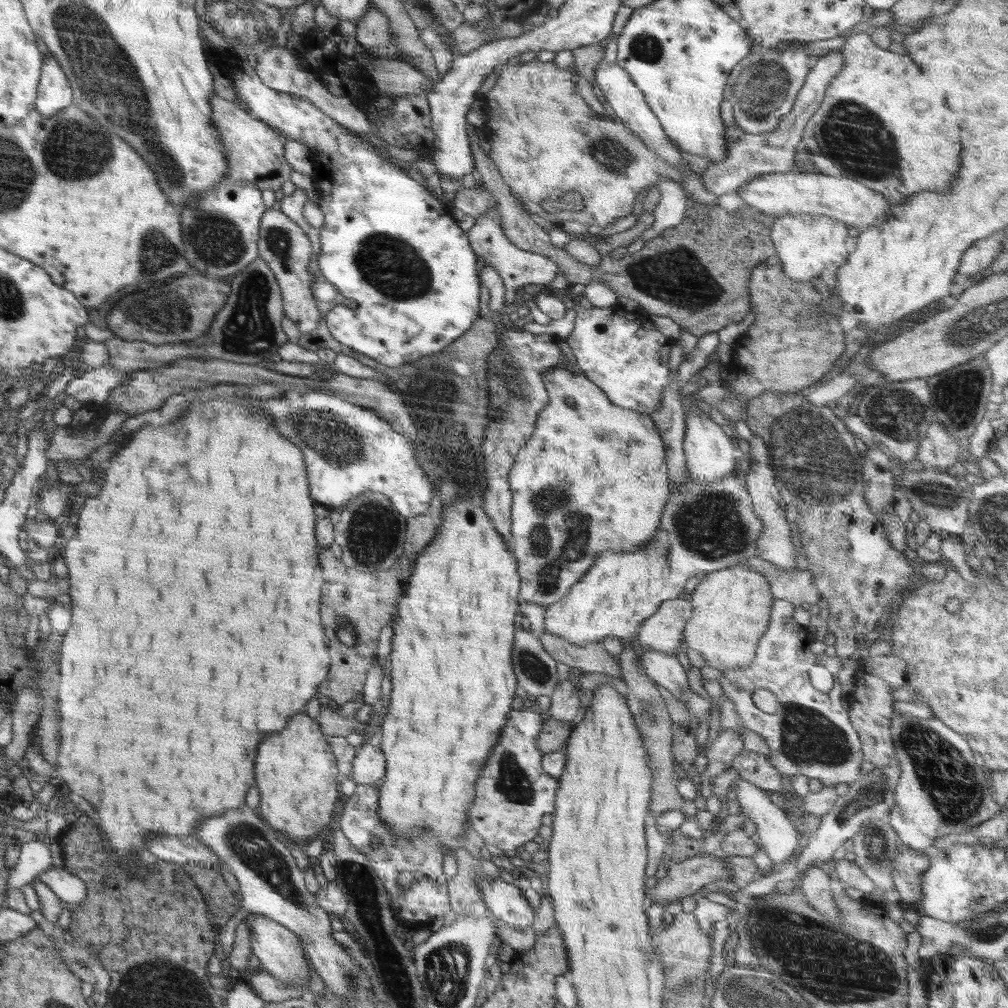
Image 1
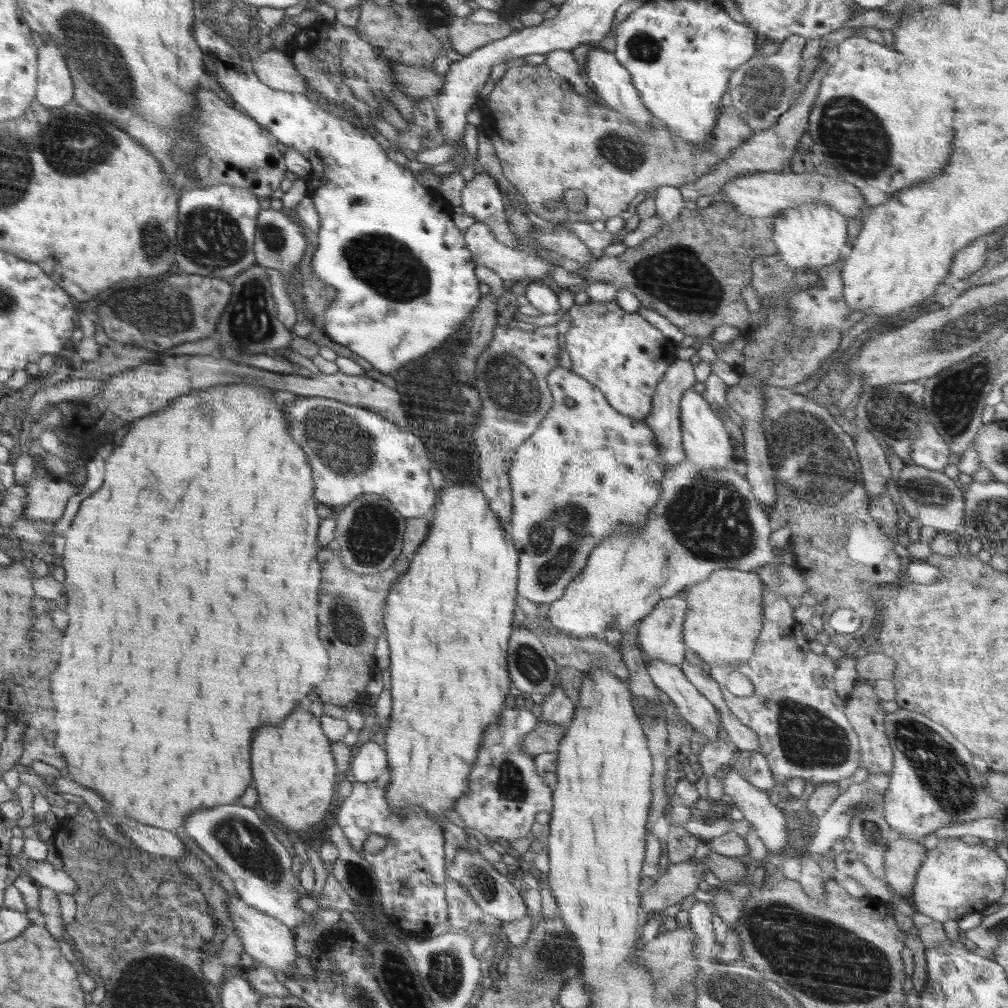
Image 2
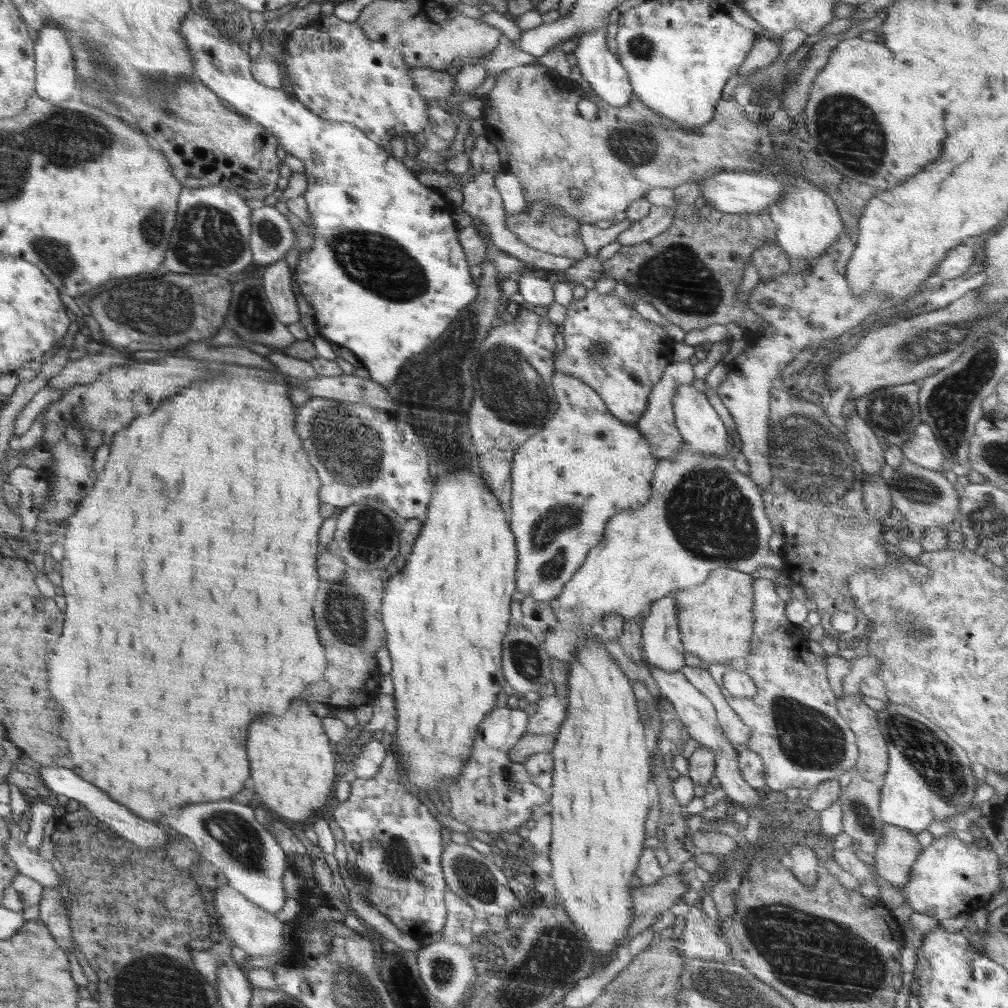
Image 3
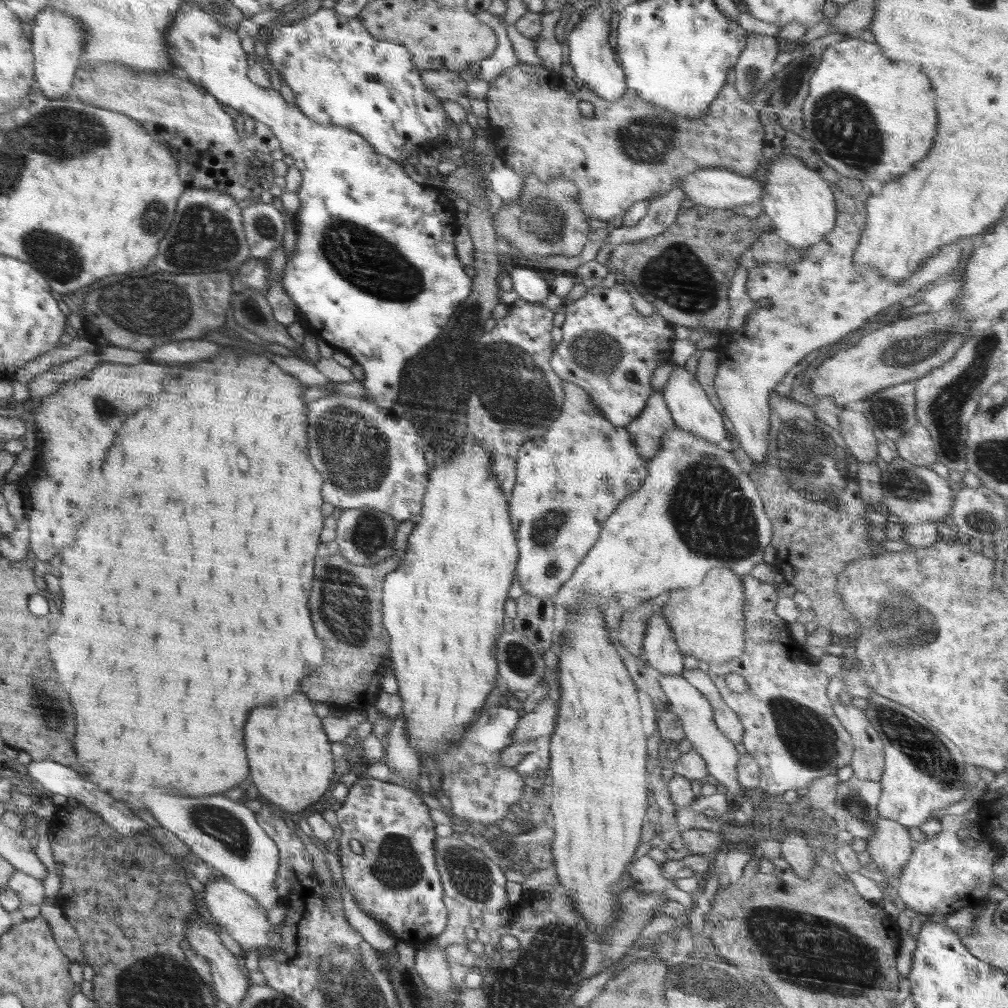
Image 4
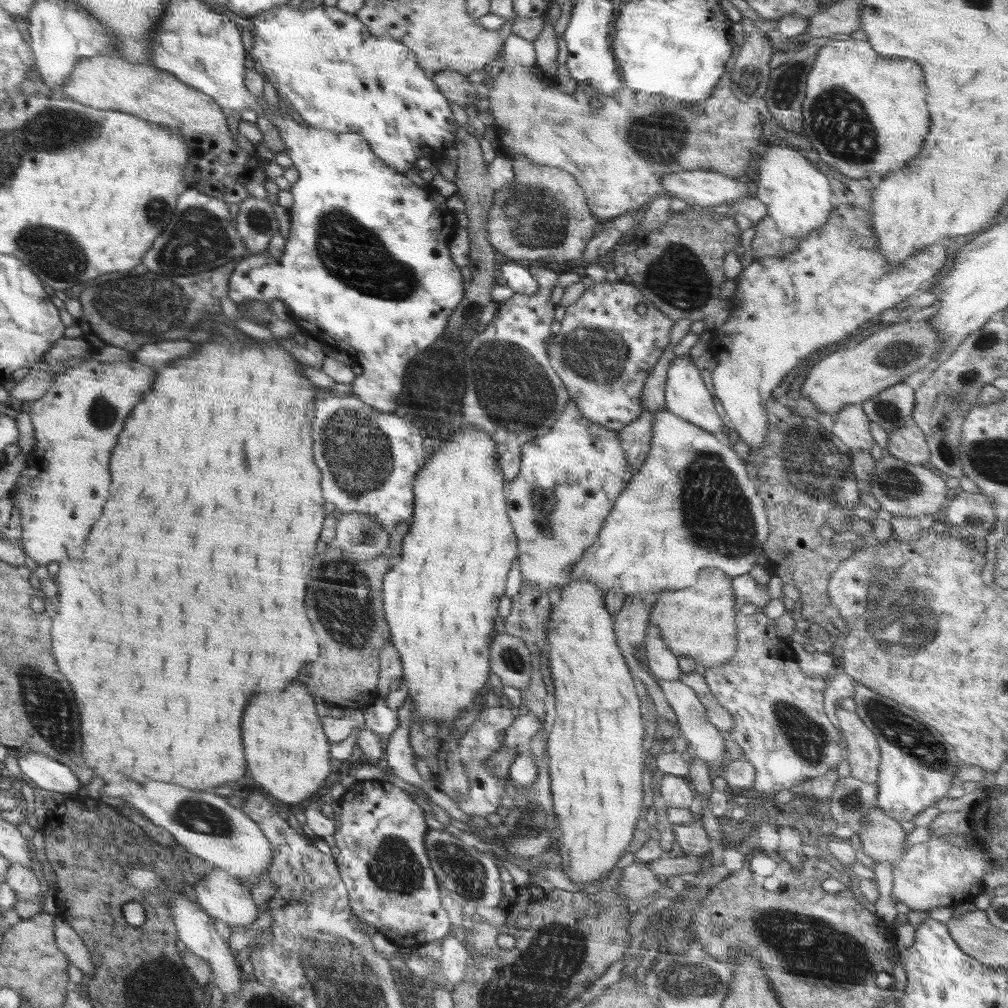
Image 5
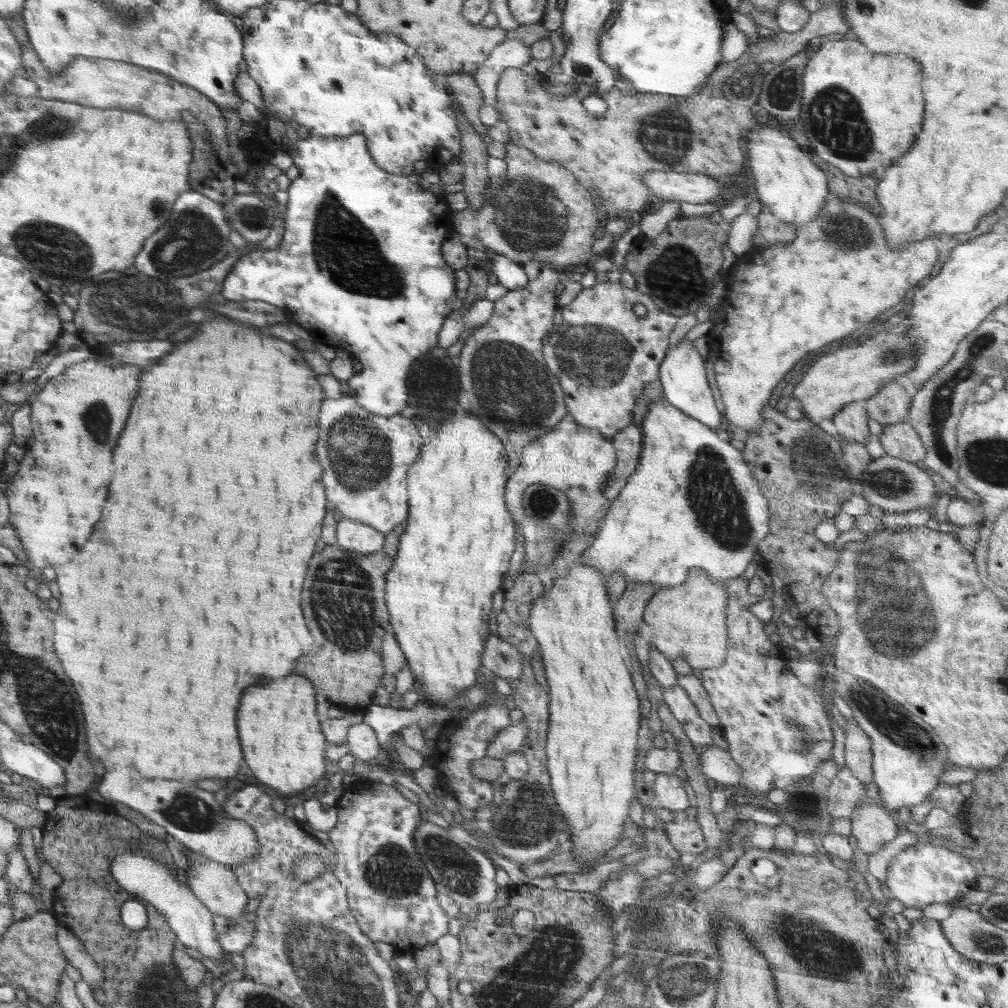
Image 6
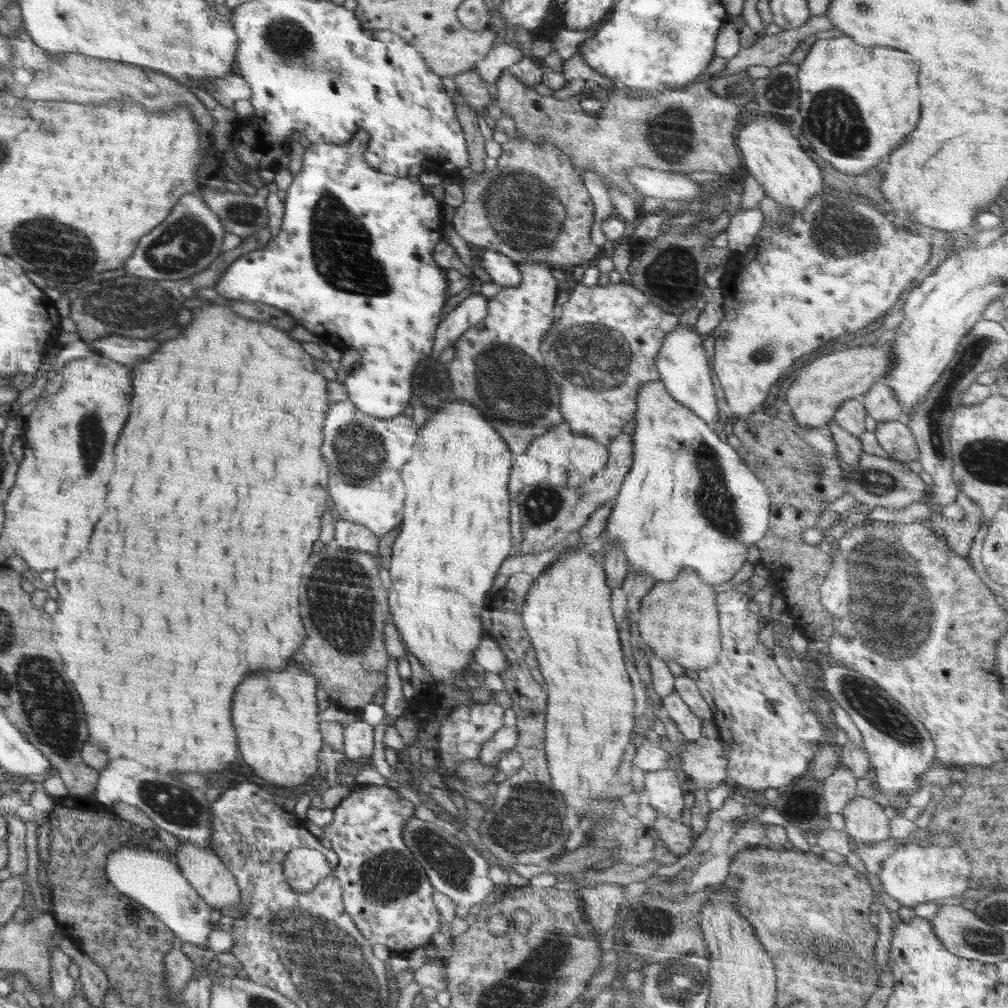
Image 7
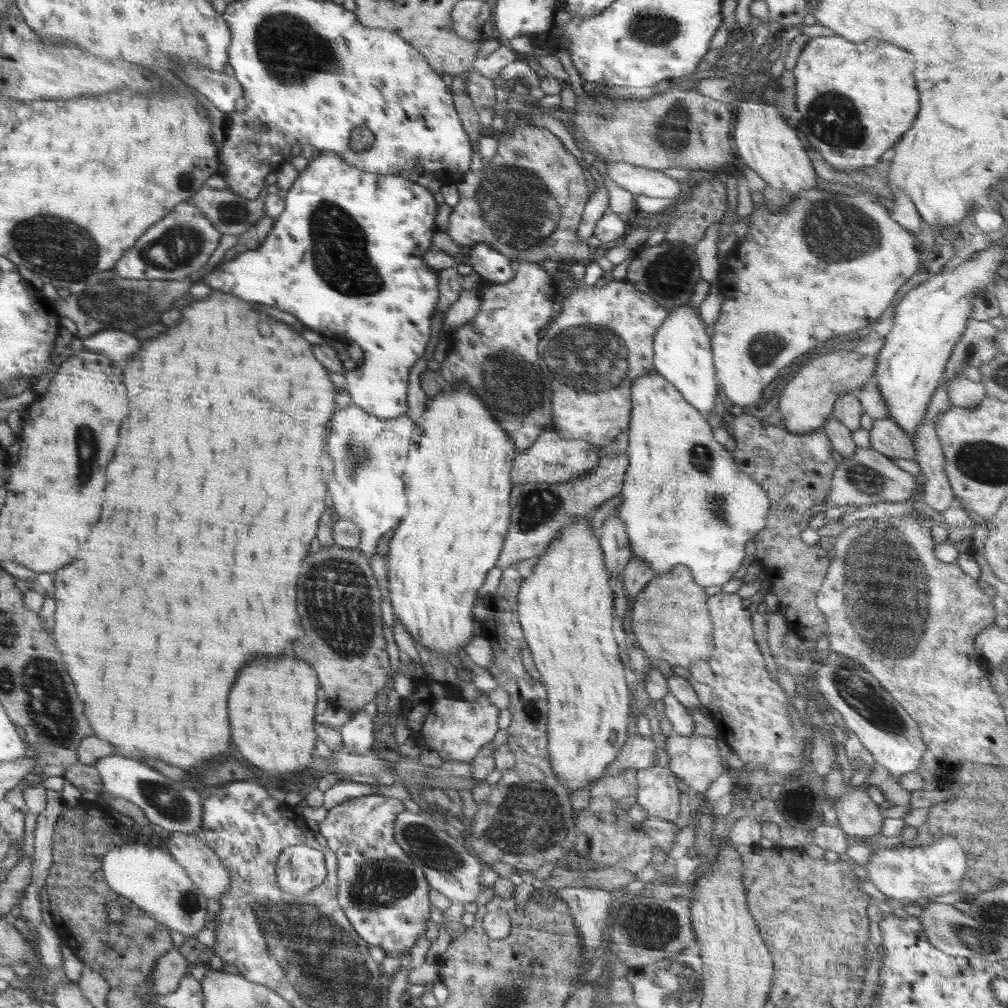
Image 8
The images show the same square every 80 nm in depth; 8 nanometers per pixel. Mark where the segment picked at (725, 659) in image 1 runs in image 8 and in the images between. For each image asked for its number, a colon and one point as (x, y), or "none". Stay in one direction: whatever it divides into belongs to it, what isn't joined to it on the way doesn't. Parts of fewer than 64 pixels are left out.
2: (725, 613)
3: (715, 619)
4: (707, 620)
5: (698, 622)
6: (689, 621)
7: (678, 620)
8: (670, 619)

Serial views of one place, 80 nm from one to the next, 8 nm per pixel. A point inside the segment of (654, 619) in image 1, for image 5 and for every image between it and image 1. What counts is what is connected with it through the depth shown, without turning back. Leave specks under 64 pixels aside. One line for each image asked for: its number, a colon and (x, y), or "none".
2: (660, 635)
3: (660, 642)
4: (661, 652)
5: (659, 659)

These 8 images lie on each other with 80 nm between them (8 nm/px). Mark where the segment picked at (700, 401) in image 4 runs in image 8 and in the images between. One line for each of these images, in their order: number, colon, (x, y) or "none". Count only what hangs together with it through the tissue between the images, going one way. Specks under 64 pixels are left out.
5: (686, 396)
6: (682, 373)
7: (682, 364)
8: (682, 354)

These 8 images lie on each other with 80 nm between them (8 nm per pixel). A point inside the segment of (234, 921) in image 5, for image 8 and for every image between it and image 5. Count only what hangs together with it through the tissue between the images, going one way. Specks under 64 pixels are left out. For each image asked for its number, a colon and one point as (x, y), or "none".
6: (217, 886)
7: (205, 871)
8: (205, 868)

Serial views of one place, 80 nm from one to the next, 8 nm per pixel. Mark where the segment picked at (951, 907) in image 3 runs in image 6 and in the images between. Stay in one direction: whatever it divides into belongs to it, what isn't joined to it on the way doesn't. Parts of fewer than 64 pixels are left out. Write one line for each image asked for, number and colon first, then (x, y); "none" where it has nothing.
4: (943, 875)
5: (934, 873)
6: (922, 875)

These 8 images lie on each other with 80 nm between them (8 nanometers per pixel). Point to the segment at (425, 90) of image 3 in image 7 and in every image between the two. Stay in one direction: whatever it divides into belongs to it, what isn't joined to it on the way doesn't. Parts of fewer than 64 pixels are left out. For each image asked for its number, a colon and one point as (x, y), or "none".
4: (445, 85)
5: (453, 86)
6: (464, 89)
7: (470, 87)

